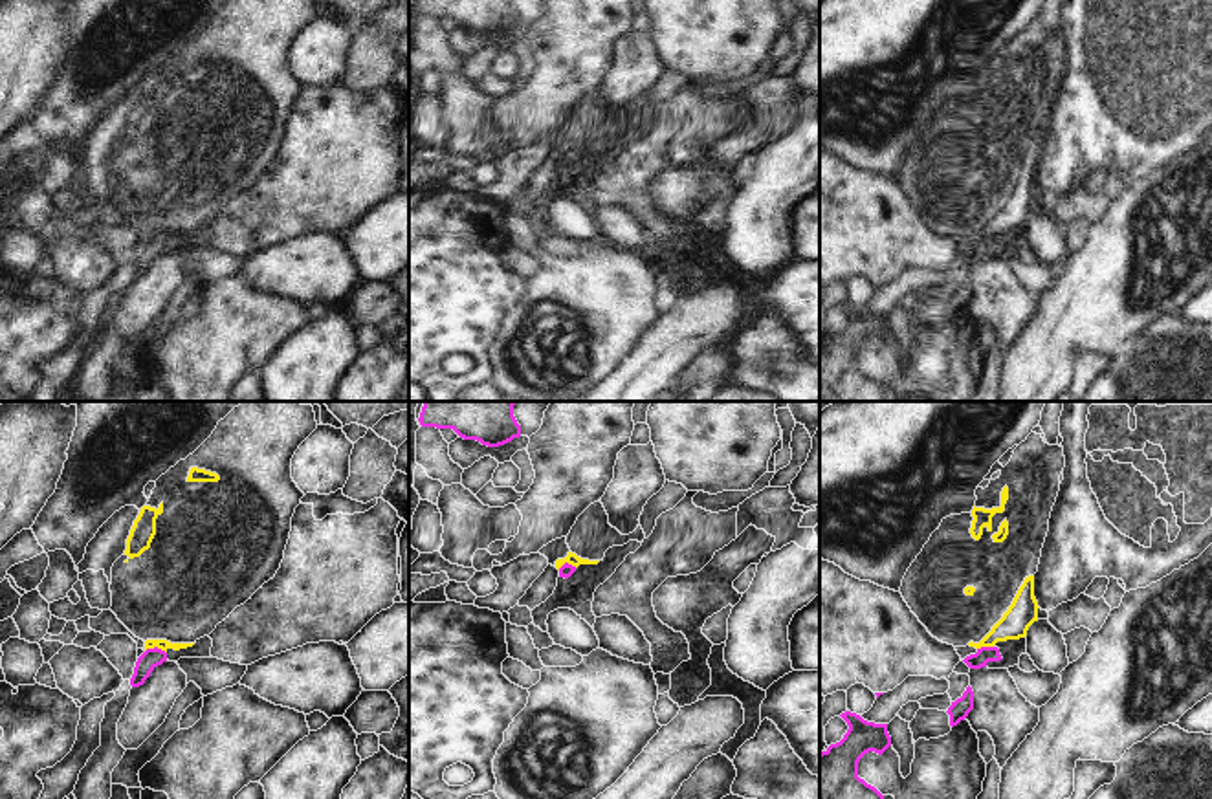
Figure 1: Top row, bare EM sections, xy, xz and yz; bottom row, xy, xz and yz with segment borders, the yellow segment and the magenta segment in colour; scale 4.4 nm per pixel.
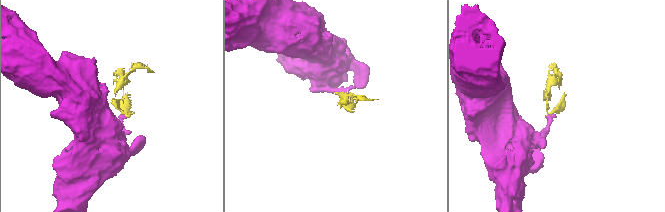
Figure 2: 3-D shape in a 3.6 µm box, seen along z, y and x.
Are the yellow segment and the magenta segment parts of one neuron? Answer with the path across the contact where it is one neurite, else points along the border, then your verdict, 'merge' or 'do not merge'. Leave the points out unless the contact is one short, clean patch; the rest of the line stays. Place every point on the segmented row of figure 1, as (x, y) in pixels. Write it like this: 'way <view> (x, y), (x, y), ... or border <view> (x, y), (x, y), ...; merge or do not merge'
border xy (145, 649), (158, 647), (165, 653); do not merge

